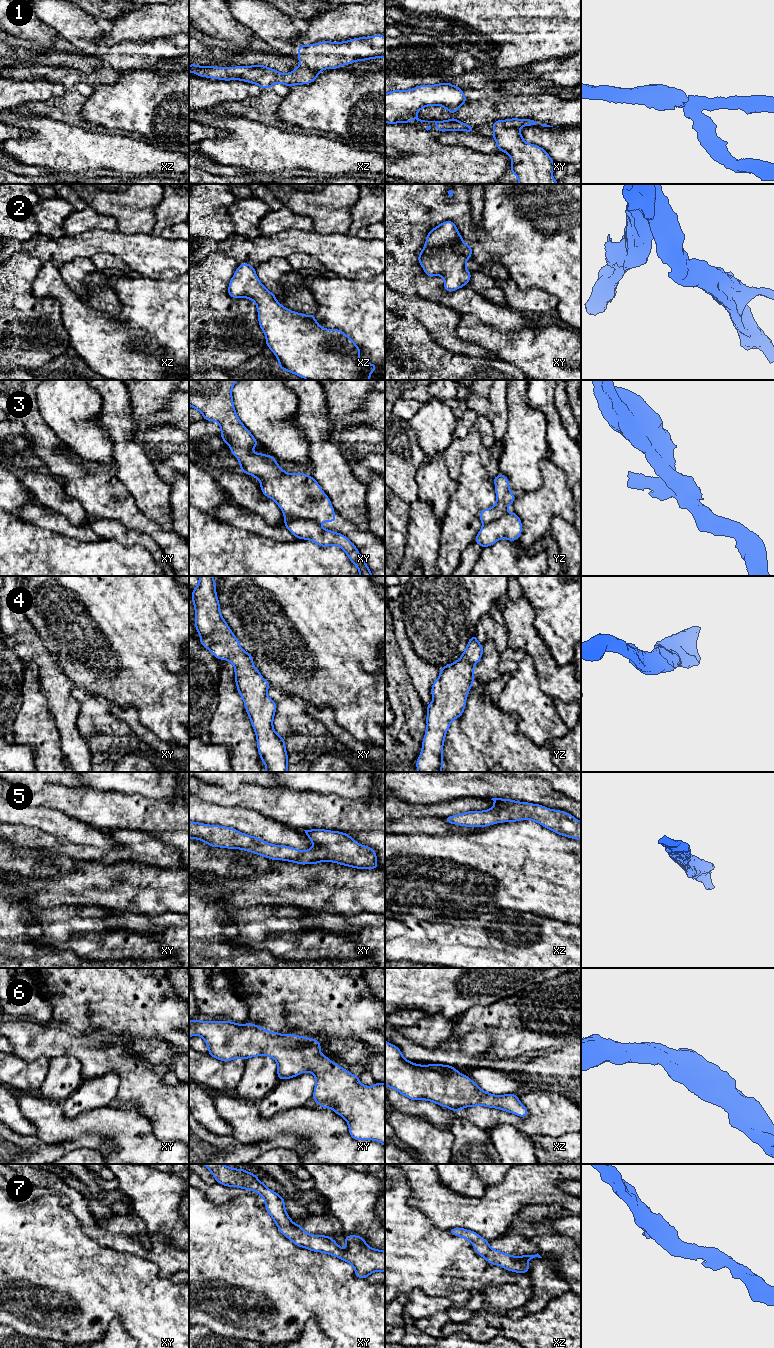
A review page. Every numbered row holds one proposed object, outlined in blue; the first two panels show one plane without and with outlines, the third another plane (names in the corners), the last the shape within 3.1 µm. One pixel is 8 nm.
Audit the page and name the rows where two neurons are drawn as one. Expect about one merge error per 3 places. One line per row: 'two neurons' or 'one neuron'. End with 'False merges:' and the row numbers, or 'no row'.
1: two neurons
2: one neuron
3: two neurons
4: one neuron
5: one neuron
6: one neuron
7: one neuron
False merges: 1, 3

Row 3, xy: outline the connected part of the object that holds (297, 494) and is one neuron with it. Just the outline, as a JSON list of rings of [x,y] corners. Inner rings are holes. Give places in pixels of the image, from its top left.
[[[189,380],[189,405],[200,411],[203,419],[215,421],[219,424],[221,427],[220,436],[224,443],[229,445],[232,454],[239,460],[240,470],[260,481],[262,493],[276,502],[284,516],[293,515],[303,519],[314,520],[317,523],[337,521],[334,517],[336,510],[332,507],[330,499],[323,492],[313,476],[307,476],[303,472],[288,474],[277,464],[276,459],[272,455],[252,452],[252,449],[258,445],[258,442],[238,418],[233,403],[232,388],[238,381],[239,380]]]

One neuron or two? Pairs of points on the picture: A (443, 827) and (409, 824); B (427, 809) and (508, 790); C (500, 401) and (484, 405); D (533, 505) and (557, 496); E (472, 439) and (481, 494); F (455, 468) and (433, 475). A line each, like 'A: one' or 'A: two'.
A: one
B: two
C: two
D: one
E: two
F: two

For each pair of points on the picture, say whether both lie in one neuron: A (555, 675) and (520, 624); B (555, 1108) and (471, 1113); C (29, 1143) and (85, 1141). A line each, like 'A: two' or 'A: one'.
A: one
B: one
C: one

